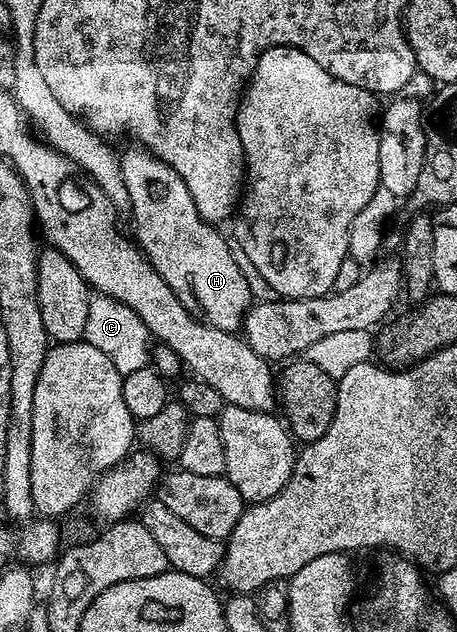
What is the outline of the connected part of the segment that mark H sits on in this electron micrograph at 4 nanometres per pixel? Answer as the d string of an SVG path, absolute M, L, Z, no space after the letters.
M130 146L126 153L121 153L120 161L123 174L124 184L128 188L128 198L131 199L131 212L129 219L134 220L133 239L139 248L142 249L142 255L150 261L151 266L160 274L160 278L164 278L164 282L168 282L168 286L172 286L172 294L176 294L176 298L180 298L180 302L184 306L184 310L188 310L188 314L201 317L205 323L211 324L216 330L224 330L225 332L237 333L243 327L246 314L252 307L252 297L248 282L244 282L244 274L240 274L240 266L236 266L236 261L232 258L232 253L228 250L228 242L223 233L218 233L213 223L206 220L200 214L200 210L196 210L196 202L192 202L192 194L188 194L188 186L184 186L184 182L180 178L180 174L176 174L176 170L172 170L164 162L160 162L150 152L141 146Z

